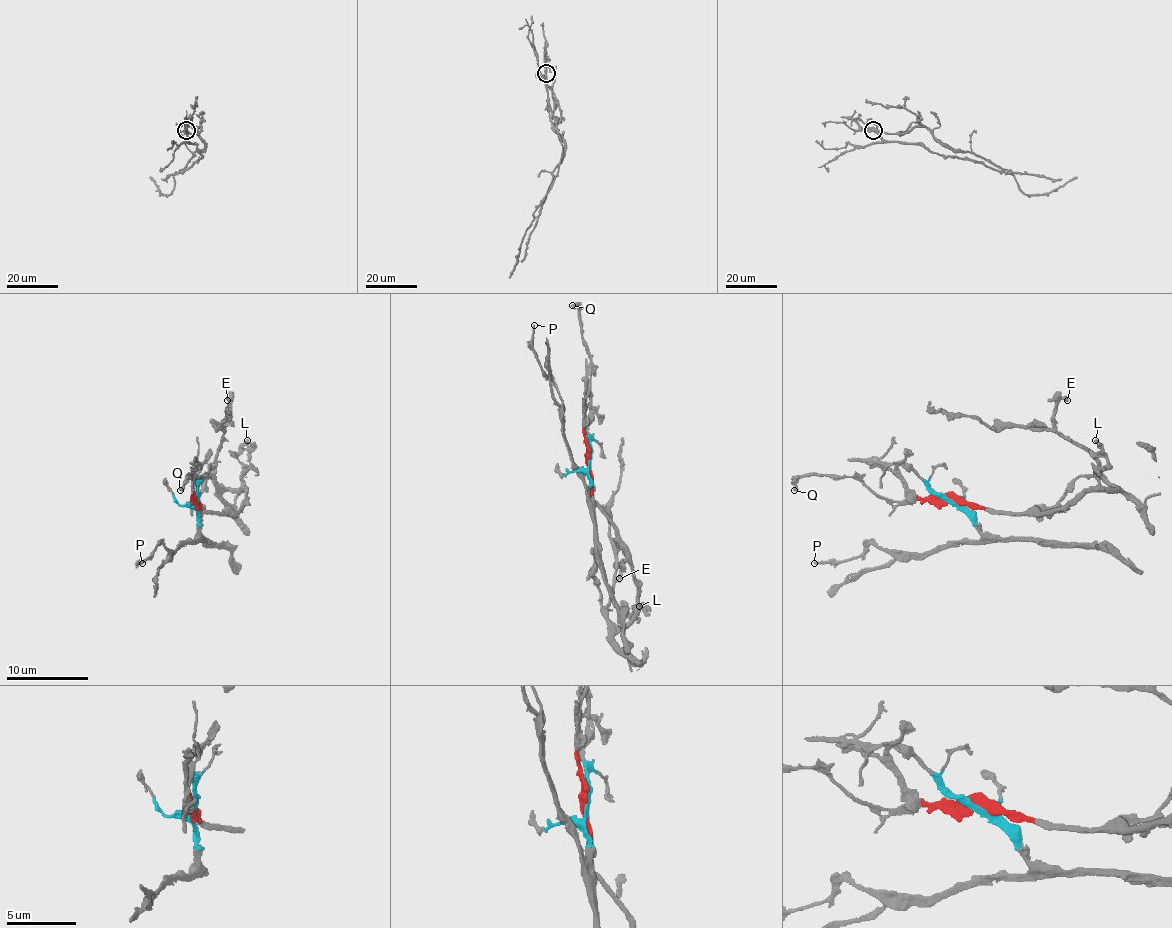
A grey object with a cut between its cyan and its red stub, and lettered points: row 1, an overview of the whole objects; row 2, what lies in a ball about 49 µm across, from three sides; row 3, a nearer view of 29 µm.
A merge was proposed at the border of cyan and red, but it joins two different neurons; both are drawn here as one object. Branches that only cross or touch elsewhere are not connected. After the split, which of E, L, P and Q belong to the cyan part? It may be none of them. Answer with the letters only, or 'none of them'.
P

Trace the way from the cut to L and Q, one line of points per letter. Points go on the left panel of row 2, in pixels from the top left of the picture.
L: (198, 501), (200, 507), (223, 512), (235, 512), (243, 503), (245, 485), (237, 452), (247, 439)
Q: (198, 501), (192, 499), (196, 497), (198, 477), (190, 474), (179, 491)

